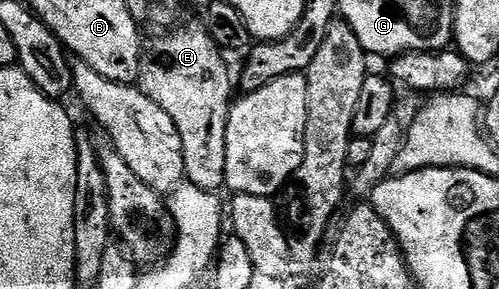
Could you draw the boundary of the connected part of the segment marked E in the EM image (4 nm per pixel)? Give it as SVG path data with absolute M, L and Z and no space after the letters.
M178 24L168 30L158 41L144 46L141 54L141 70L136 79L142 93L147 95L167 115L171 115L171 123L175 123L179 130L179 139L183 139L183 163L188 184L217 191L224 186L225 168L227 167L227 119L229 106L235 93L235 81L229 78L229 69L225 66L226 54L217 48L204 24L185 25Z

